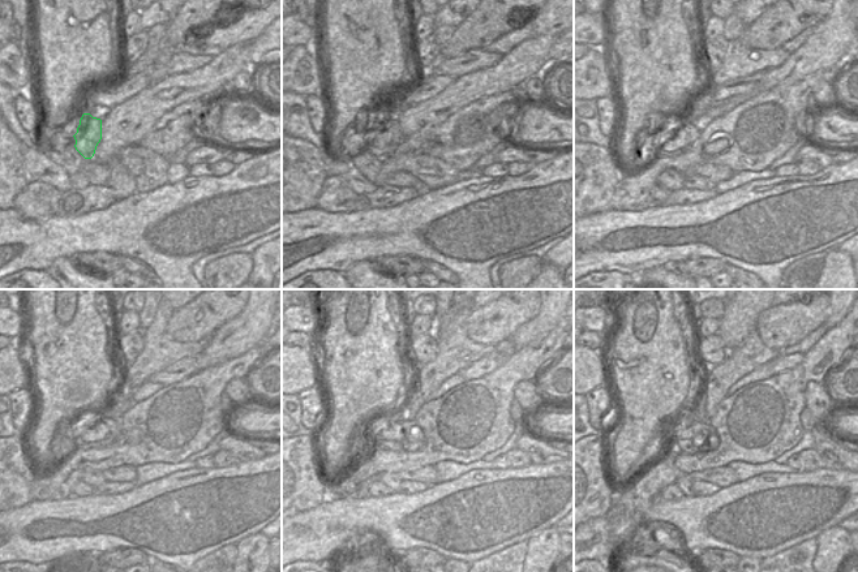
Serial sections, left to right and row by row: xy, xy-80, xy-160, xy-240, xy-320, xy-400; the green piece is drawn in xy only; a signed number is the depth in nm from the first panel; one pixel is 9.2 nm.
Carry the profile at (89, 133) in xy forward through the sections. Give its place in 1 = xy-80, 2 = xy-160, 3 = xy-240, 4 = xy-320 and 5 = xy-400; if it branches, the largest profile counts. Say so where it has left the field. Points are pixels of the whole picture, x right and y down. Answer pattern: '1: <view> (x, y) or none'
1: xy-80 (391, 134)
2: xy-160 (690, 132)
3: xy-240 (94, 441)
4: xy-320 (389, 437)
5: xy-400 (696, 438)

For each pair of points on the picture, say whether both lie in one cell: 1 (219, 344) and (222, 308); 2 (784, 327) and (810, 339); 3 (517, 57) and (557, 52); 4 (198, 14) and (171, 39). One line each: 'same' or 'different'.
1: different
2: different
3: different
4: same

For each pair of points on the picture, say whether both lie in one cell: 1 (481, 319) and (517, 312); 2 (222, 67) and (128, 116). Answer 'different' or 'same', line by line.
1: same
2: same

